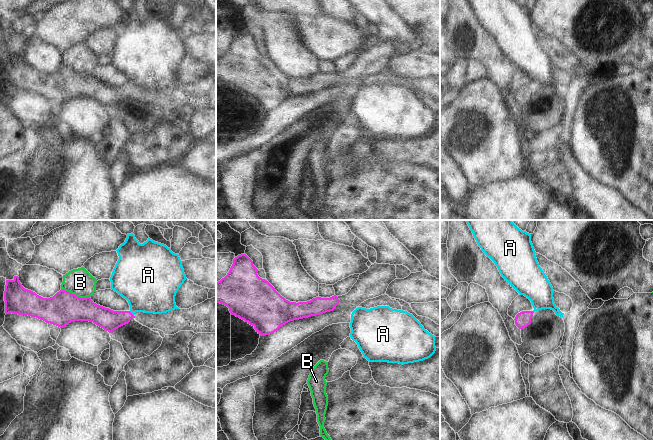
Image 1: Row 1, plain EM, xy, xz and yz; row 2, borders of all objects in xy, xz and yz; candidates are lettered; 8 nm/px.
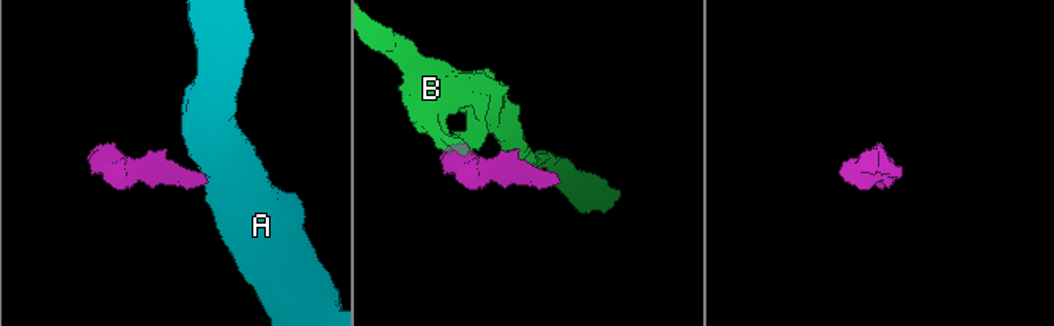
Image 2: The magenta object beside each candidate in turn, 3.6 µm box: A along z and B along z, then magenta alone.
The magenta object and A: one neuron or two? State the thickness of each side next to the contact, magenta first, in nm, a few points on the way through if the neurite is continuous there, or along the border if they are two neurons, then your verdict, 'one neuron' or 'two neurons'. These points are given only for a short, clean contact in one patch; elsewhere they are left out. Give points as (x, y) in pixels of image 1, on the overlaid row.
calibres 170 and 400 nm; border xy (129, 311), (133, 315); two neurons

